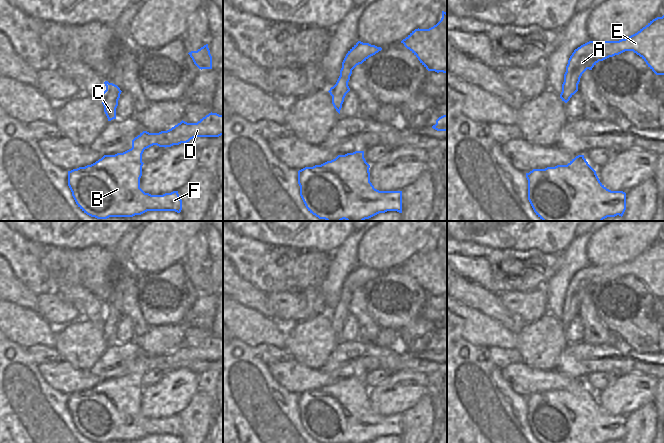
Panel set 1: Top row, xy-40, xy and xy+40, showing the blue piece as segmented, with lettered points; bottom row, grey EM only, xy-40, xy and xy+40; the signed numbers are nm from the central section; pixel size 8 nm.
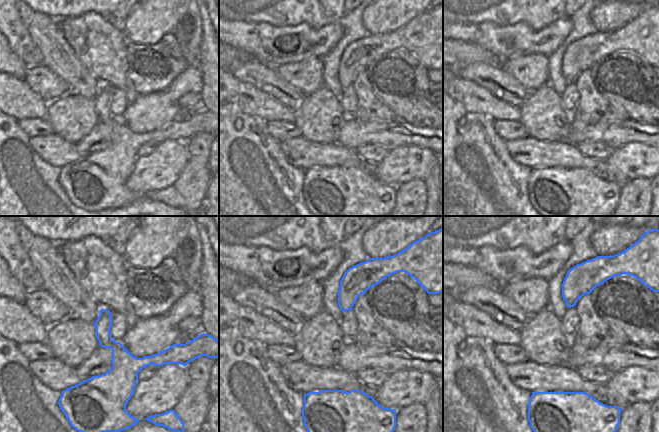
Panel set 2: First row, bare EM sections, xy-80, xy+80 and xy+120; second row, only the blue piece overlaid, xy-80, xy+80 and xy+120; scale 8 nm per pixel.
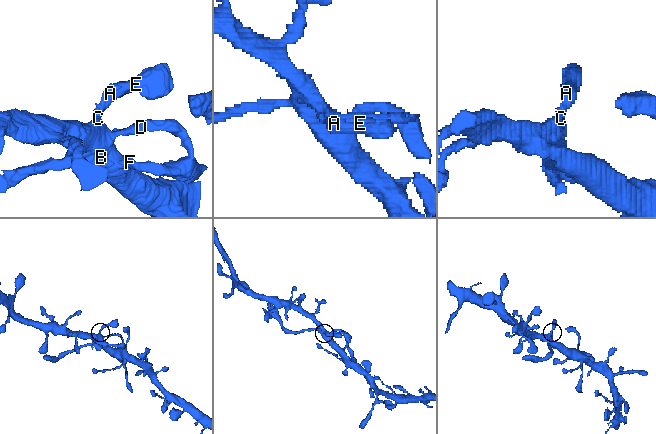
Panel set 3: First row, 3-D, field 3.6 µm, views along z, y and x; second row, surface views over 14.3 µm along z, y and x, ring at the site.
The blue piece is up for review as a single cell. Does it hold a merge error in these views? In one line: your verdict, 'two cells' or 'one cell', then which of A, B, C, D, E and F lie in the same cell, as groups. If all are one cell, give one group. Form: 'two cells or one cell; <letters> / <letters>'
one cell; A B C D E F

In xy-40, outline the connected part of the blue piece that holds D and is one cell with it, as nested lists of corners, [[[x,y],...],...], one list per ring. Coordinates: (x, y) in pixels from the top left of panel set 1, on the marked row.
[[[212,112],[197,123],[187,123],[182,120],[167,131],[159,133],[143,131],[132,140],[131,149],[115,155],[104,155],[91,165],[68,171],[68,186],[78,207],[87,215],[97,219],[133,217],[147,211],[175,211],[180,213],[182,200],[178,191],[163,195],[151,195],[140,188],[144,150],[153,145],[166,148],[187,143],[195,137],[219,137],[221,135],[223,135],[223,115]]]

